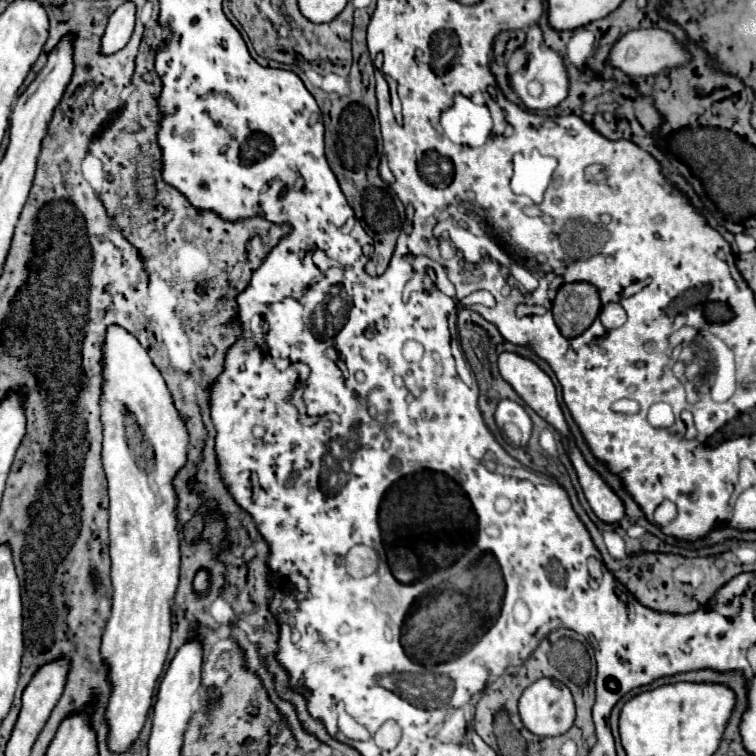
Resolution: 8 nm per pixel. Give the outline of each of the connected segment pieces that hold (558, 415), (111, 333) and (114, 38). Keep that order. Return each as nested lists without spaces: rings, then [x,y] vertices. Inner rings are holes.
[[[504,352],[498,356],[500,376],[514,388],[514,392],[552,428],[556,428],[564,438],[570,438],[564,414],[556,400],[556,388],[552,380],[532,362],[520,358],[514,352]]]
[[[108,324],[102,344],[102,394],[100,394],[100,422],[102,422],[102,464],[108,478],[110,492],[110,556],[112,556],[112,616],[102,636],[100,656],[108,666],[108,682],[112,686],[106,724],[108,748],[116,754],[126,752],[140,736],[148,712],[152,708],[154,688],[164,670],[170,644],[170,600],[178,586],[180,570],[180,538],[176,520],[176,496],[172,488],[174,474],[186,464],[188,432],[178,416],[170,390],[162,374],[150,360],[136,336],[118,324]]]
[[[124,2],[108,20],[106,32],[102,36],[102,44],[100,44],[100,52],[102,54],[114,54],[118,50],[122,50],[126,46],[126,42],[132,36],[134,30],[134,4],[132,2]]]

